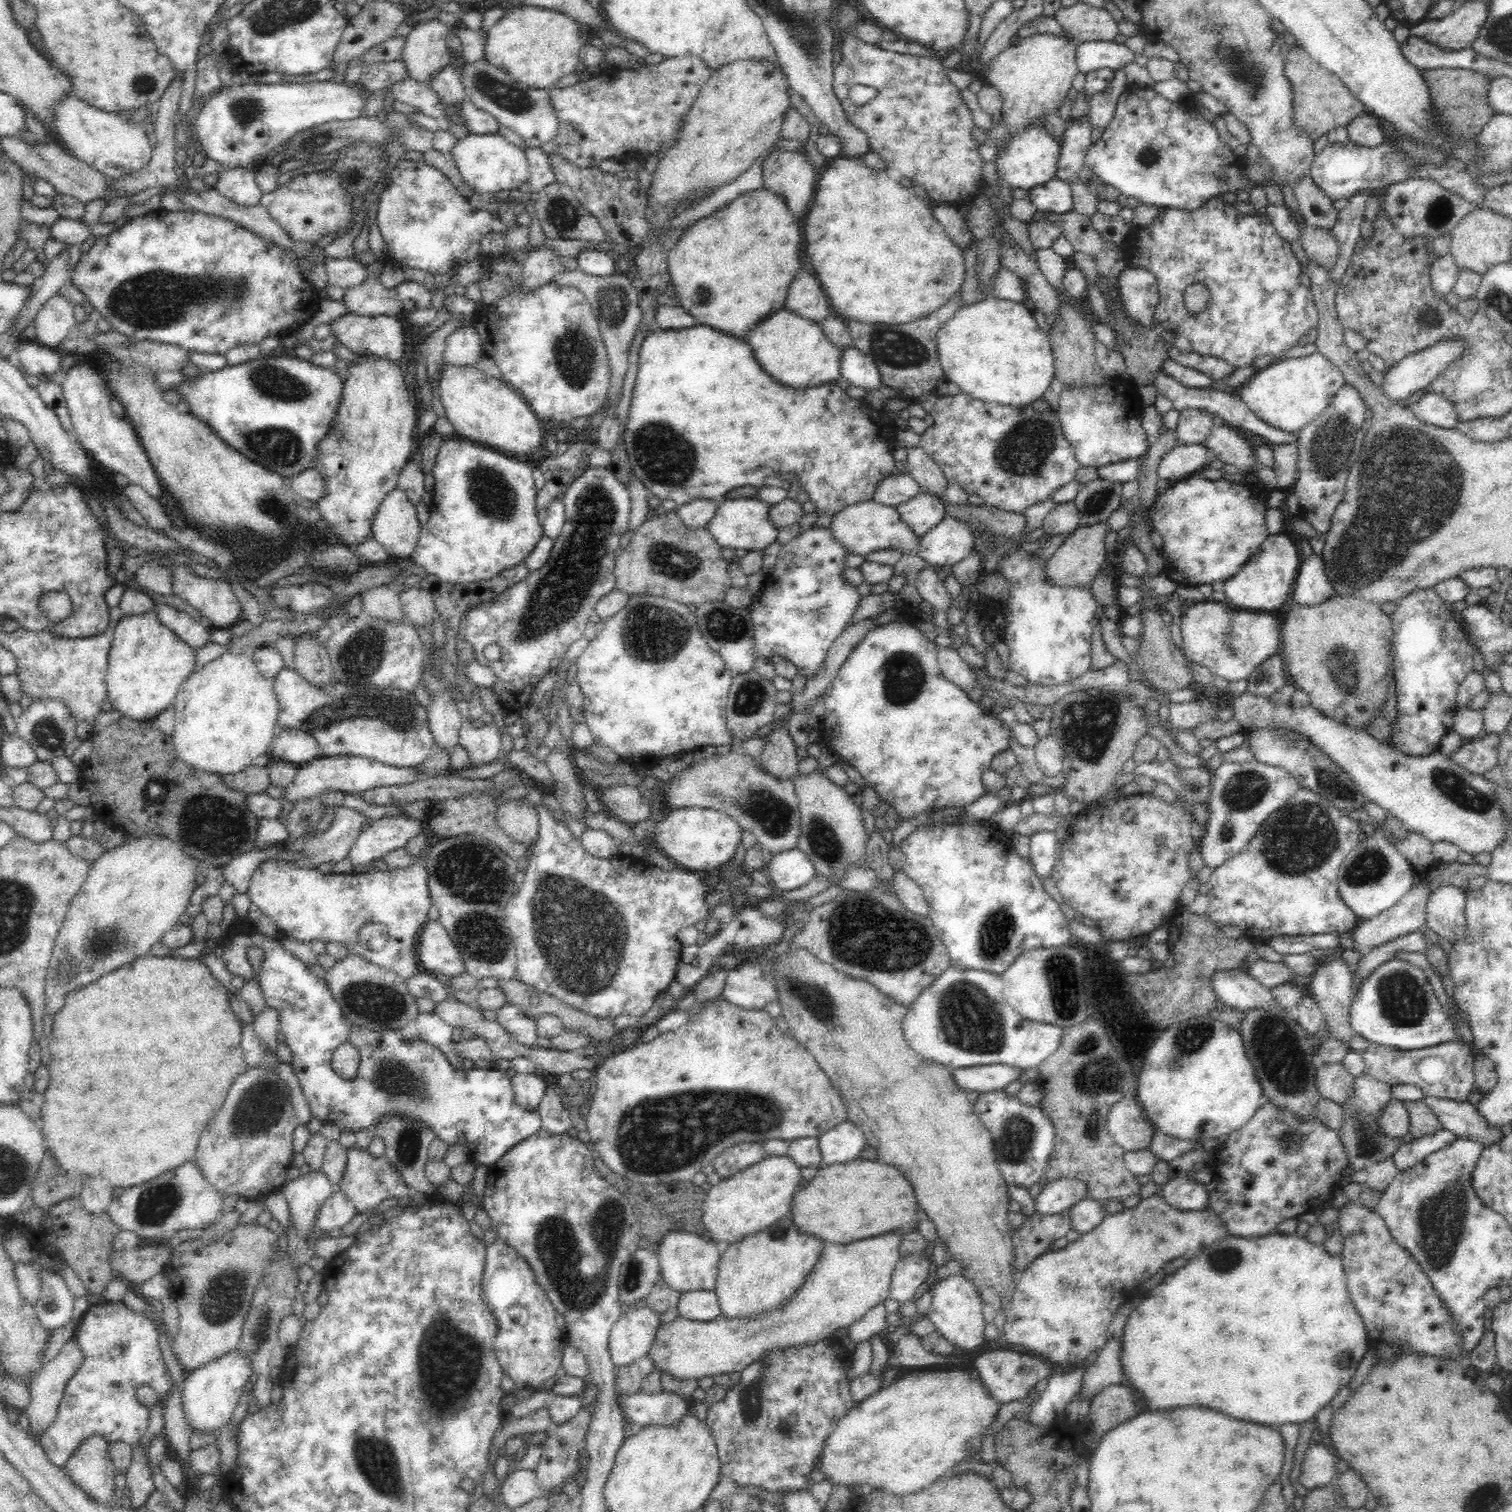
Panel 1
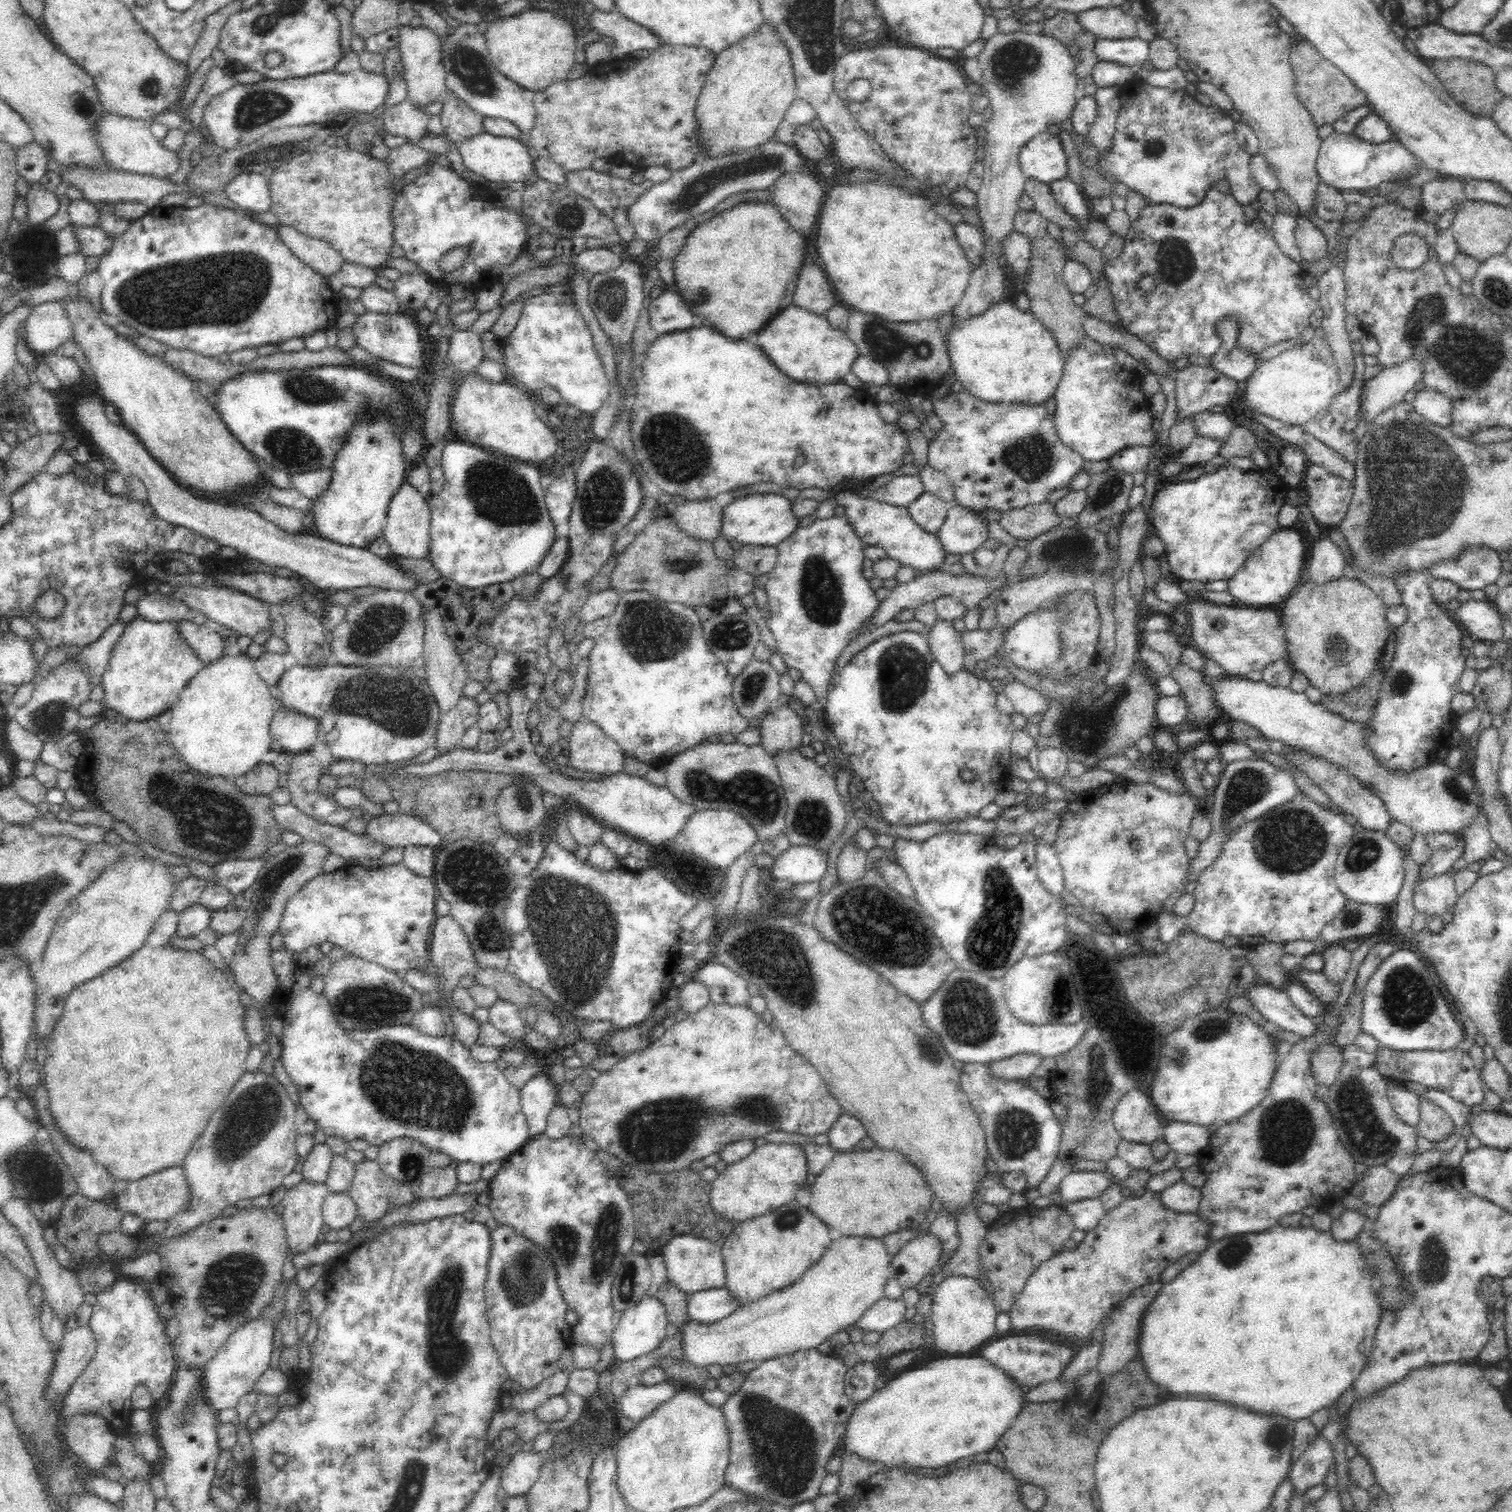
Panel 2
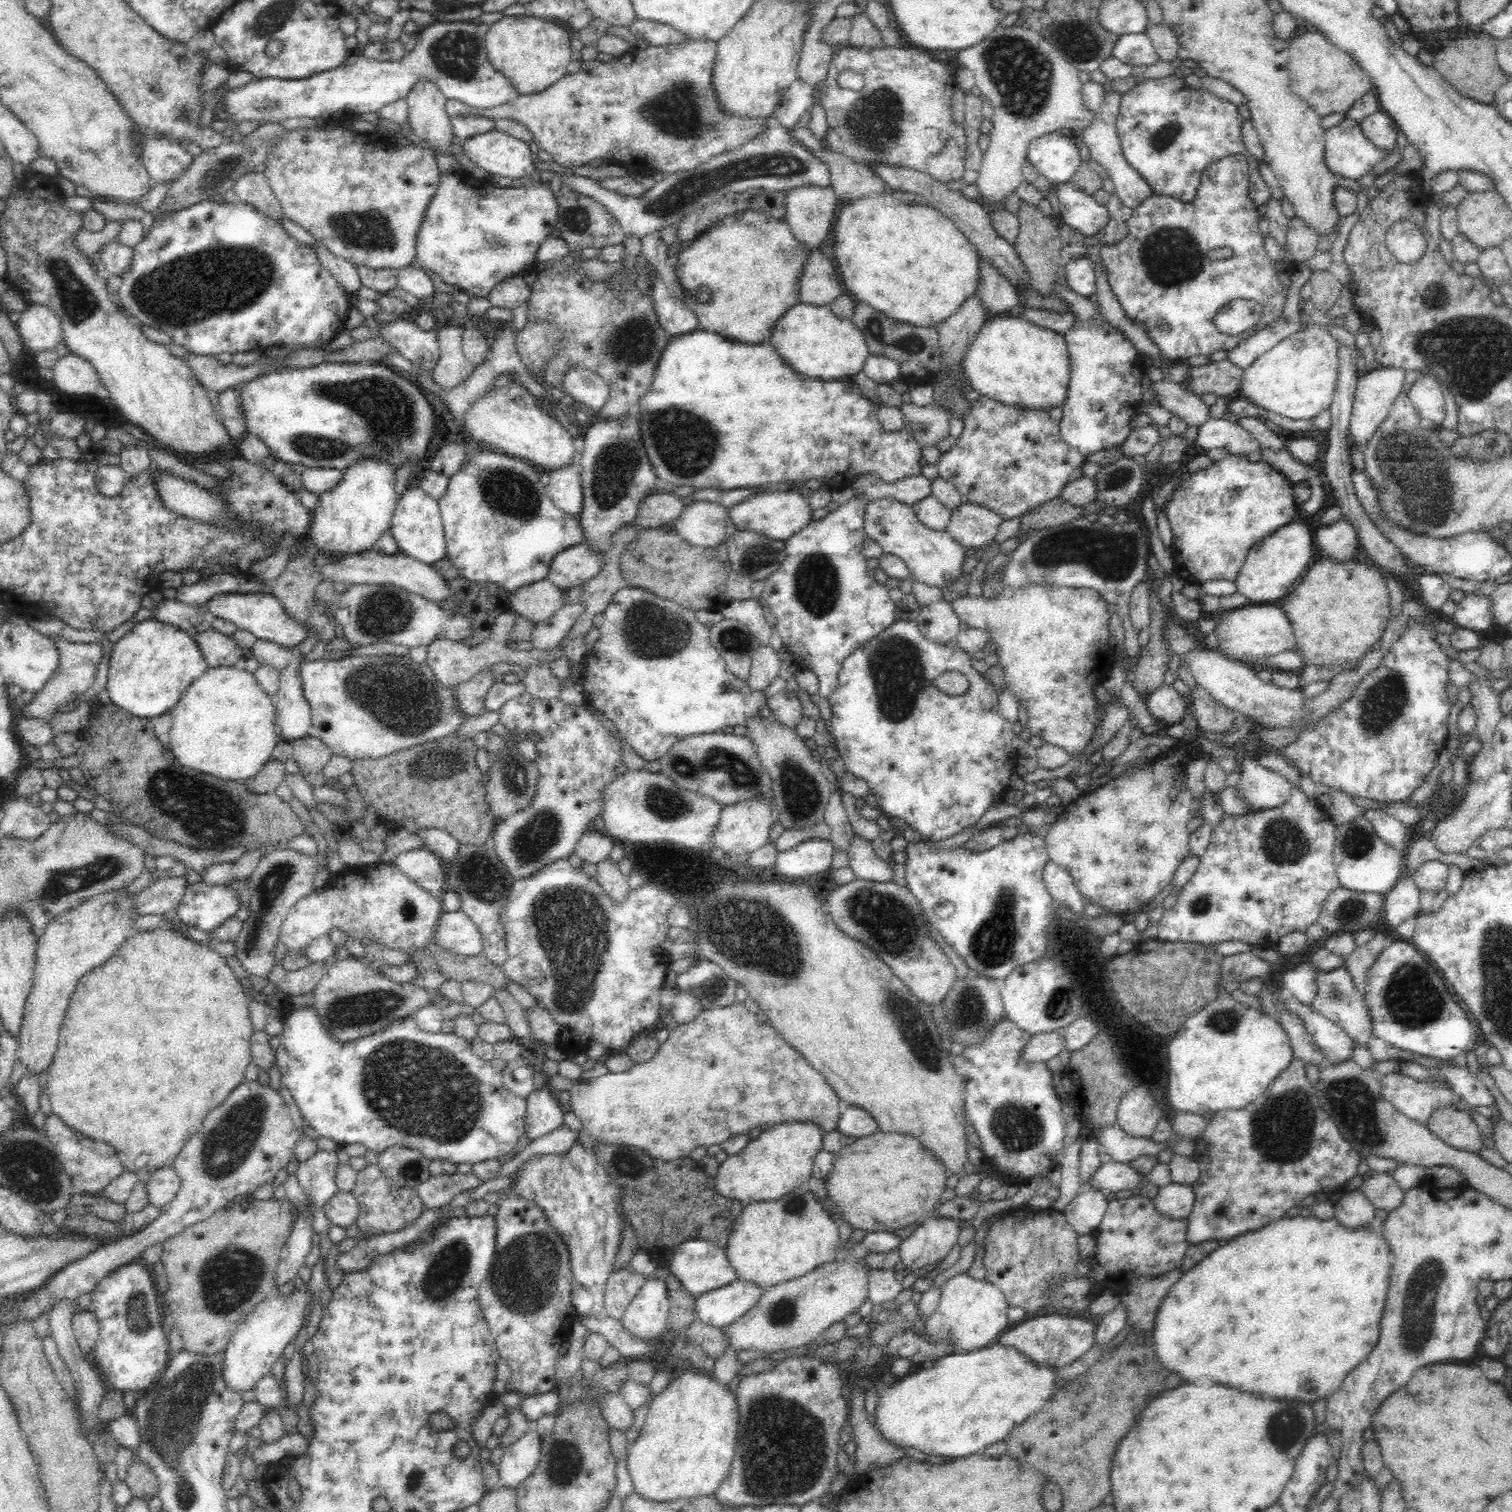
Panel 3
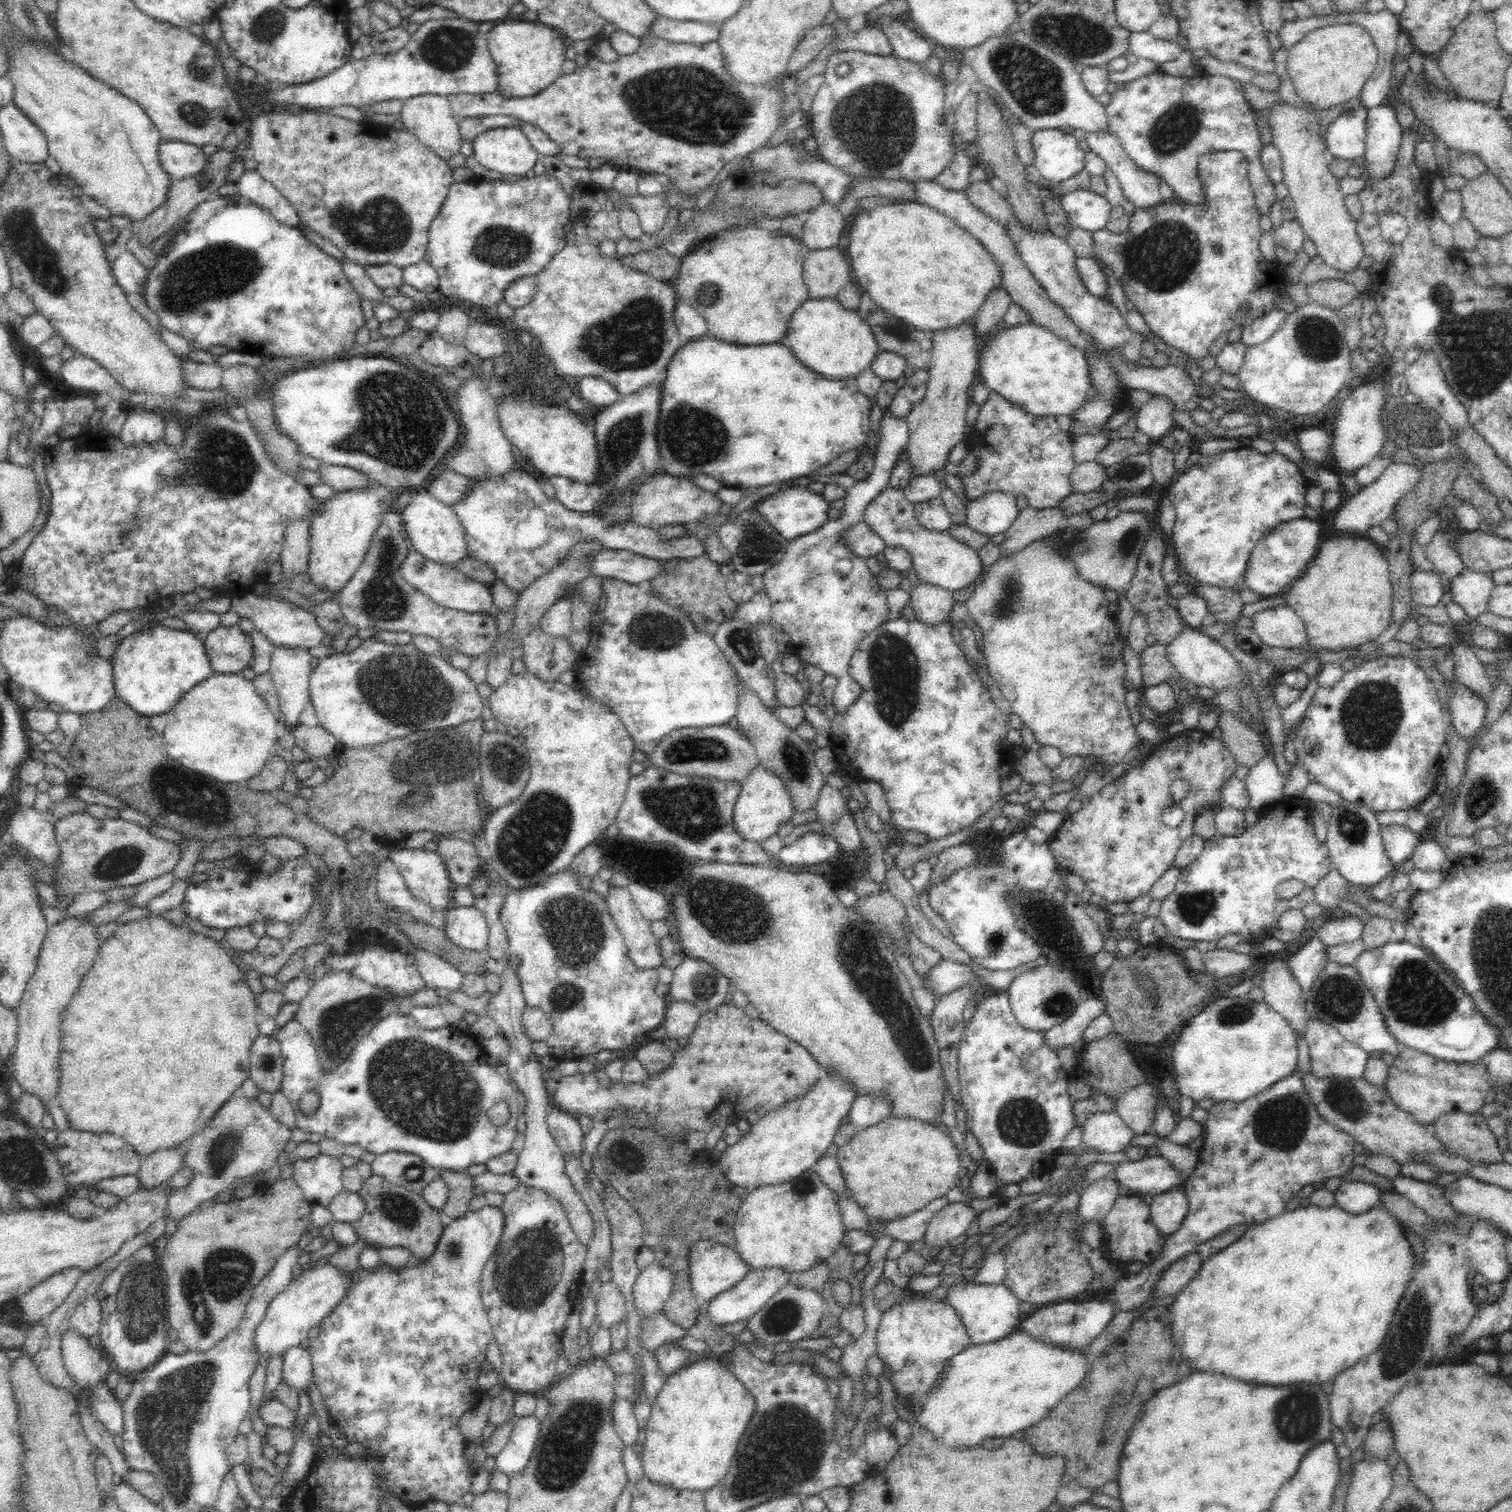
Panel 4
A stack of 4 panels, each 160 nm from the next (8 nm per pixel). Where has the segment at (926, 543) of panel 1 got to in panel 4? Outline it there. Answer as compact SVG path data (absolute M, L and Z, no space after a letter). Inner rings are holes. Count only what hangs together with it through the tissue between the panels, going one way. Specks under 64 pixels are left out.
M989 492L978 500L966 502L964 524L987 537L1003 534L1018 517L1017 500L1006 493Z

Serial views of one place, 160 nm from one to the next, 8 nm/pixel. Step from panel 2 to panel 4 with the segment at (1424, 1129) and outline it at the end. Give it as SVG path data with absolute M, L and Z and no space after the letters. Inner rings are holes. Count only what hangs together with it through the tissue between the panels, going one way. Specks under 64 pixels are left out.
M1452 1112L1442 1114L1432 1125L1438 1140L1470 1161L1499 1163L1503 1151L1496 1143L1487 1120L1481 1115Z

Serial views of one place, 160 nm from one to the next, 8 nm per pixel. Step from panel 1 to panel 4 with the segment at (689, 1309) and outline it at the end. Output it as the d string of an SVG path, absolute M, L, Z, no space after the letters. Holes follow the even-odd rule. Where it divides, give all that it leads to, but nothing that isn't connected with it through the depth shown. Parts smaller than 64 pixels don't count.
M750 1269L750 1272L740 1282L737 1282L735 1286L720 1292L720 1294L716 1294L716 1296L705 1302L708 1305L708 1319L712 1320L712 1323L722 1326L747 1320L749 1316L756 1314L766 1304L766 1301L772 1298L792 1278L794 1278L794 1273L786 1273L782 1269Z

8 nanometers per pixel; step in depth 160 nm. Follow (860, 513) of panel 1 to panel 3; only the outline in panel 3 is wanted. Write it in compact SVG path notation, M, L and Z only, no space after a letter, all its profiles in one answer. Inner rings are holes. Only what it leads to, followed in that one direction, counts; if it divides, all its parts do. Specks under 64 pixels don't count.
M890 498L868 501L864 510L865 538L875 541L884 555L900 558L909 569L916 586L939 587L955 582L963 573L966 551L945 531L934 531L921 524L913 509Z

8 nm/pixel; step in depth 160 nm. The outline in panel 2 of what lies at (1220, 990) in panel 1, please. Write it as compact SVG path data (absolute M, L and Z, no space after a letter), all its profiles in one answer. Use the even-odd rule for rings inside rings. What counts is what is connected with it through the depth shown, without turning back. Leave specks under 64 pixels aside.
M1254 981L1244 997L1267 1020L1269 1026L1296 1032L1303 1038L1316 1032L1317 1020L1304 1017L1284 991L1271 988L1265 981Z

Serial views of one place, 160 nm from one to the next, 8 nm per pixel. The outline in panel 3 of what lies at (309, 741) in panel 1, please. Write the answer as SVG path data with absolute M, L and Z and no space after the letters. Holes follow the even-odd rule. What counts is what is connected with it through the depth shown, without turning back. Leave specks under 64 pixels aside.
M296 659L281 670L279 691L276 694L274 724L281 740L292 742L312 734L311 706L302 695L298 668L302 659Z

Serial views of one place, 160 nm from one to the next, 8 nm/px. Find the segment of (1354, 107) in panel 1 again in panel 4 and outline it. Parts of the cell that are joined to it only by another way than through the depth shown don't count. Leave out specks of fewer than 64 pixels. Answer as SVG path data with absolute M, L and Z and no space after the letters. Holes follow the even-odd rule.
M1356 24L1326 26L1308 32L1288 49L1286 69L1294 91L1312 110L1330 109L1361 96L1369 76L1377 68L1378 52L1371 35Z

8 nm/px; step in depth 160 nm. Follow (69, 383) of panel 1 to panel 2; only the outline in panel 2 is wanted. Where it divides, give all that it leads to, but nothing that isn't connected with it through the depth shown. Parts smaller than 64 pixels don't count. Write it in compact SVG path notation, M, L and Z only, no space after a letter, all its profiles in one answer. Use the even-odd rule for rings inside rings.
M96 393L82 395L74 400L74 417L88 436L88 440L100 450L101 456L112 459L114 466L124 477L138 477L147 488L149 504L153 513L168 524L188 528L220 546L230 546L244 559L260 564L285 567L318 591L350 591L360 586L411 592L419 585L417 579L407 574L389 558L380 558L364 547L348 547L312 534L283 532L276 524L268 522L260 514L252 512L243 504L225 504L209 500L194 491L181 487L164 467L146 450L144 443L122 422L112 423L106 417L106 403Z

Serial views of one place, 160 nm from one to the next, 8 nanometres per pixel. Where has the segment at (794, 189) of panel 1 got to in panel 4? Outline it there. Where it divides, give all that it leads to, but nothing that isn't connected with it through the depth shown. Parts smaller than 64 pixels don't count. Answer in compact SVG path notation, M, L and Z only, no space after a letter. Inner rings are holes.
M822 200L811 210L804 212L803 216L805 222L800 232L800 240L809 250L837 246L846 220L836 204Z

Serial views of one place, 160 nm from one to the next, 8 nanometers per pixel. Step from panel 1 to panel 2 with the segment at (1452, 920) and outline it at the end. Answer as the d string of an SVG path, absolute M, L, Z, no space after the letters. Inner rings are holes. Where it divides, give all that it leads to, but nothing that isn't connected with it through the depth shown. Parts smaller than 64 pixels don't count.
M1448 872L1424 879L1415 885L1413 906L1416 912L1442 919L1448 910L1453 912L1458 897L1454 889L1453 873Z

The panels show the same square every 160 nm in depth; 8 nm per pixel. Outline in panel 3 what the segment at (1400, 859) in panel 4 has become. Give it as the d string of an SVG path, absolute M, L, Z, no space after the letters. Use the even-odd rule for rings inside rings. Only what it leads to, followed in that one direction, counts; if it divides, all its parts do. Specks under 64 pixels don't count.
M1383 808L1364 809L1363 815L1373 824L1377 835L1398 850L1405 852L1408 843L1411 843L1415 837L1414 830L1409 829L1400 820L1396 820Z

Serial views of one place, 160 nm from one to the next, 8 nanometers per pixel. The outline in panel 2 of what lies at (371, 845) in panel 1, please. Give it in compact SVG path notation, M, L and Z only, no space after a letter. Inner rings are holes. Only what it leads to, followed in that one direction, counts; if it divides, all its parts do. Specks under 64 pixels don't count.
M399 812L397 815L382 814L366 822L364 835L384 848L406 848L407 846L441 847L440 834L429 824L414 815Z

